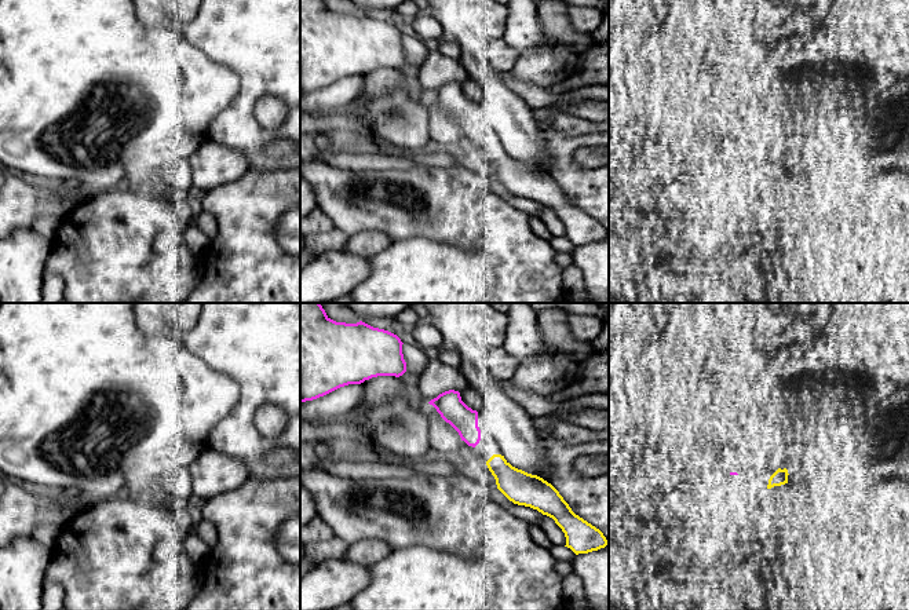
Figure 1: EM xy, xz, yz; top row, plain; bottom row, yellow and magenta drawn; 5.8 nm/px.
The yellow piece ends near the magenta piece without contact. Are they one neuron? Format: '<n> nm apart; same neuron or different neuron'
110 nm apart; same neuron

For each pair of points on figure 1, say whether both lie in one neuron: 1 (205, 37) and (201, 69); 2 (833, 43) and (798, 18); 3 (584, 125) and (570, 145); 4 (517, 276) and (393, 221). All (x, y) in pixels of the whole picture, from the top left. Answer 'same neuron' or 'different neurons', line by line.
1: different neurons
2: different neurons
3: different neurons
4: same neuron

